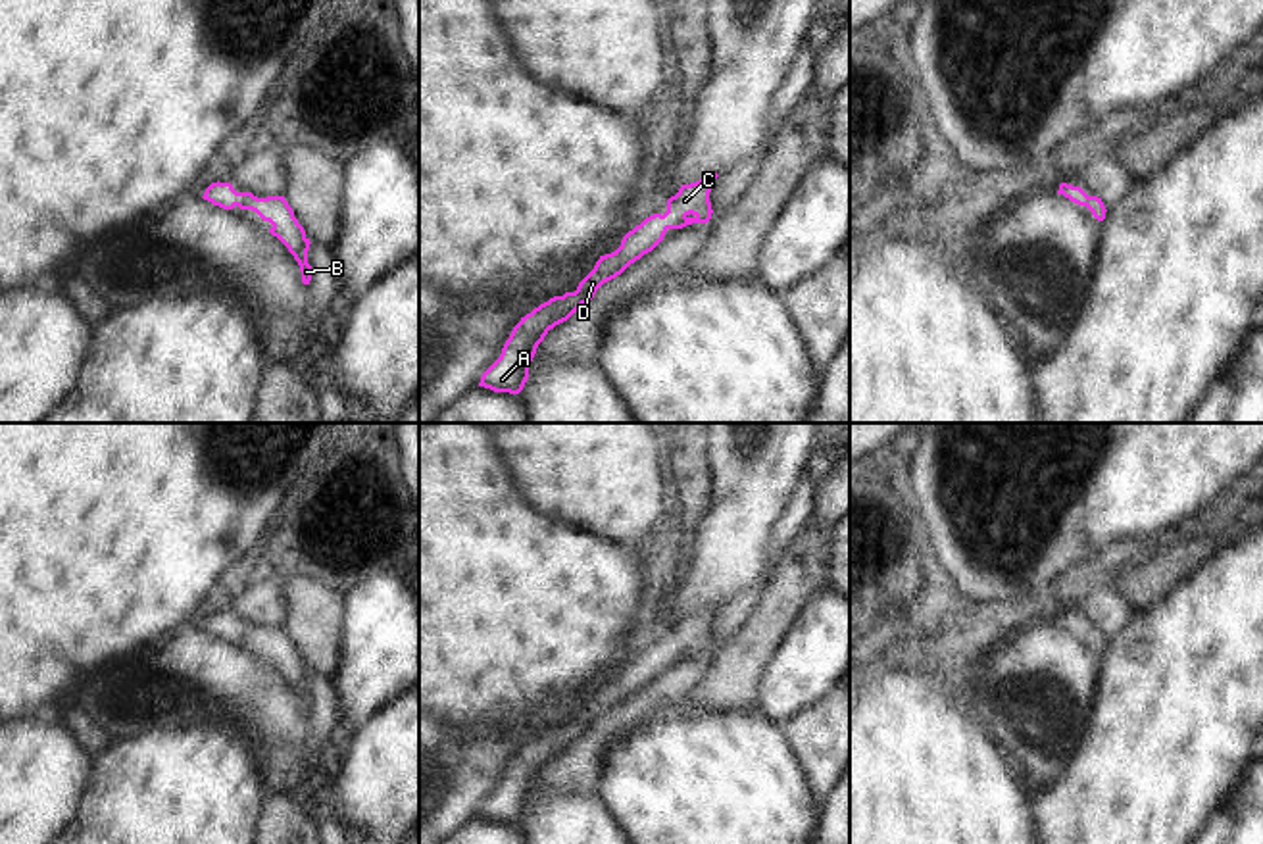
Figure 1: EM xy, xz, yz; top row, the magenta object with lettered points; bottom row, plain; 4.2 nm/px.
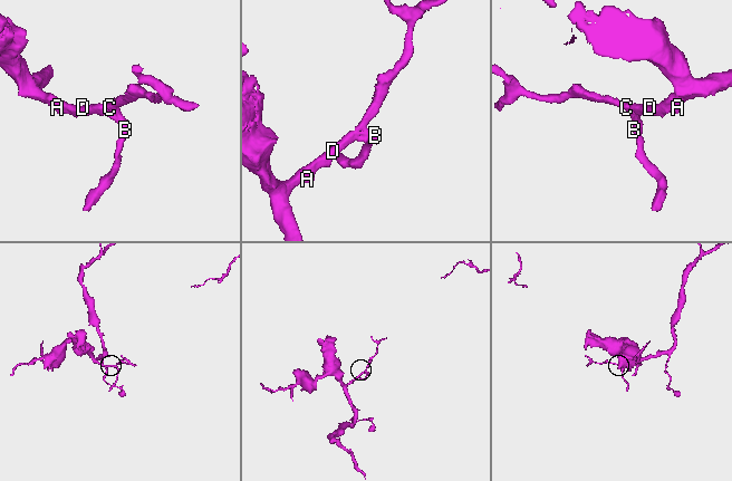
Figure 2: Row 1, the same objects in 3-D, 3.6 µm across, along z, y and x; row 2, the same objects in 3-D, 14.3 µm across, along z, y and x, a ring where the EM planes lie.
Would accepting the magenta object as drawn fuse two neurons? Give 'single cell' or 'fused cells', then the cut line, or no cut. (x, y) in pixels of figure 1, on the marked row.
single cell | no cut

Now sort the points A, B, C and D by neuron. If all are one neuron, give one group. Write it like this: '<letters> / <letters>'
A B C D

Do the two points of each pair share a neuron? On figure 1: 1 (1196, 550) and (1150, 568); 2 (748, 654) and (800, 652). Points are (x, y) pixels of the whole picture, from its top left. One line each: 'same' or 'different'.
1: same
2: different

